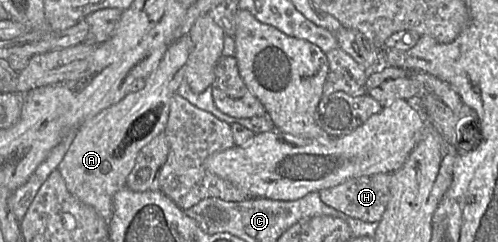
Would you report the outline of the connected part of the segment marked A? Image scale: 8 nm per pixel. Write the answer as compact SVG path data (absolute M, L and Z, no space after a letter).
M188 35L175 39L167 48L156 68L145 78L145 86L138 92L128 93L118 103L107 107L92 118L86 120L72 133L68 149L57 167L69 192L81 202L92 206L99 215L108 221L112 214L114 195L126 186L127 177L132 171L140 150L154 137L164 133L170 101L184 80L185 68L192 42Z

